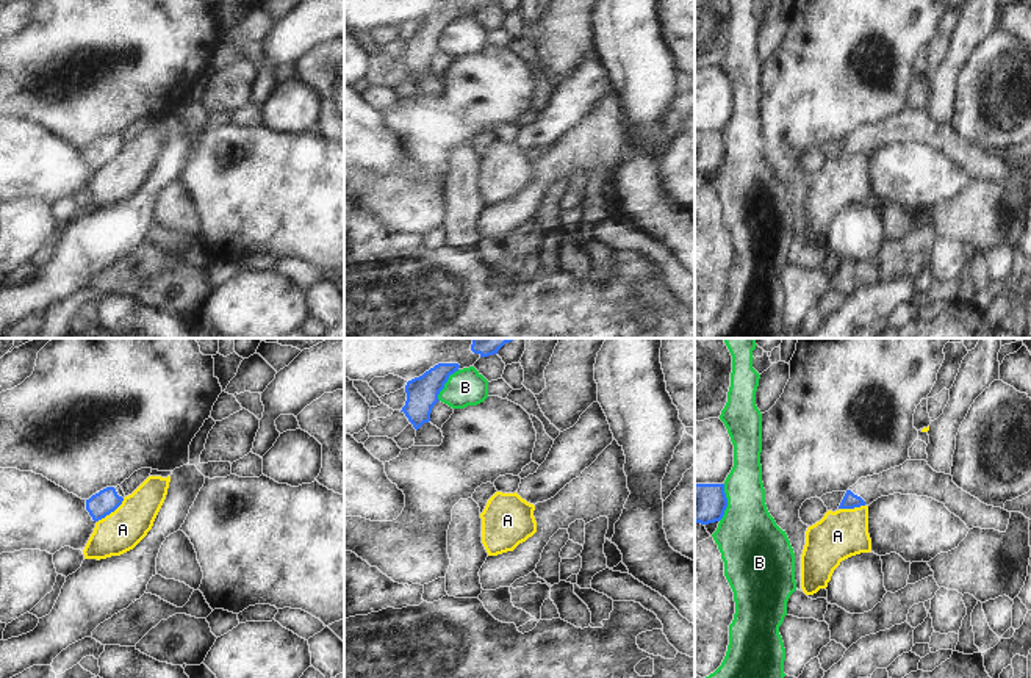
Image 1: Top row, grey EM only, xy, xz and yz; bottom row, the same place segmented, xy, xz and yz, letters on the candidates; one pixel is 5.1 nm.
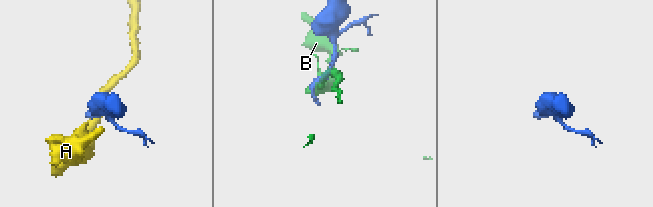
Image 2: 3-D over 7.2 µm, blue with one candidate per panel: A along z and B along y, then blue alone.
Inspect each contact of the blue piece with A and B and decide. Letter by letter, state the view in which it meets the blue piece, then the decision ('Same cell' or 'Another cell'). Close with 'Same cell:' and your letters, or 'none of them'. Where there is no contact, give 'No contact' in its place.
A: Touches blue in xy. Another cell
B: Touches blue in yz. Another cell
Same cell: none of them.

